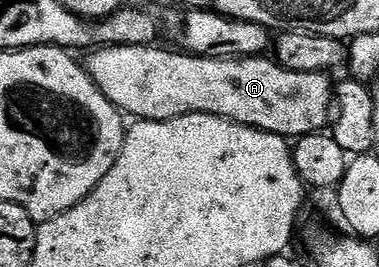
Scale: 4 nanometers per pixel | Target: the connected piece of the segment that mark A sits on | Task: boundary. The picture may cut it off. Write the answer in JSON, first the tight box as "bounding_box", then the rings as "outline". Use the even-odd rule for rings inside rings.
{"bounding_box":[85,45,333,137],"outline":[[[148,45],[146,47],[100,47],[92,50],[88,59],[85,59],[87,75],[95,82],[97,89],[101,89],[101,93],[105,93],[105,97],[120,111],[128,116],[134,117],[136,120],[152,119],[153,121],[165,121],[166,119],[176,119],[182,115],[219,115],[223,119],[231,119],[234,123],[238,123],[240,127],[256,127],[258,131],[268,131],[274,135],[284,137],[302,137],[304,135],[318,135],[324,130],[323,127],[333,115],[333,83],[330,83],[328,76],[324,72],[317,73],[297,73],[290,71],[284,67],[280,67],[274,58],[268,57],[236,57],[234,59],[208,59],[205,55],[193,55],[184,53],[182,50],[166,51],[160,45]]]}

